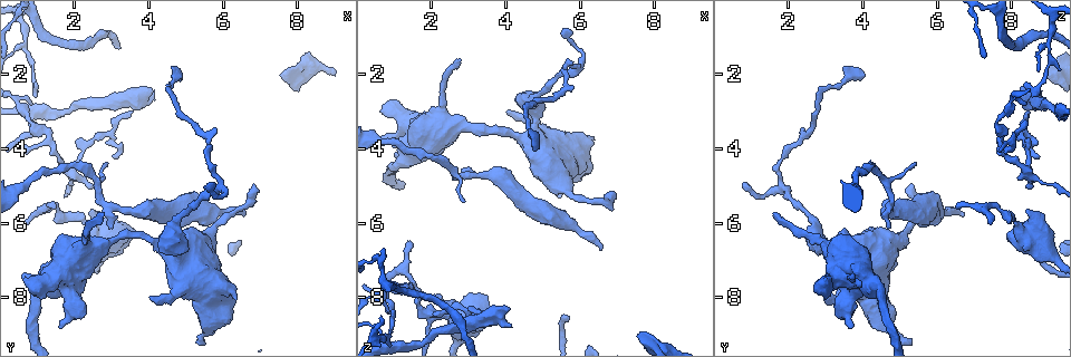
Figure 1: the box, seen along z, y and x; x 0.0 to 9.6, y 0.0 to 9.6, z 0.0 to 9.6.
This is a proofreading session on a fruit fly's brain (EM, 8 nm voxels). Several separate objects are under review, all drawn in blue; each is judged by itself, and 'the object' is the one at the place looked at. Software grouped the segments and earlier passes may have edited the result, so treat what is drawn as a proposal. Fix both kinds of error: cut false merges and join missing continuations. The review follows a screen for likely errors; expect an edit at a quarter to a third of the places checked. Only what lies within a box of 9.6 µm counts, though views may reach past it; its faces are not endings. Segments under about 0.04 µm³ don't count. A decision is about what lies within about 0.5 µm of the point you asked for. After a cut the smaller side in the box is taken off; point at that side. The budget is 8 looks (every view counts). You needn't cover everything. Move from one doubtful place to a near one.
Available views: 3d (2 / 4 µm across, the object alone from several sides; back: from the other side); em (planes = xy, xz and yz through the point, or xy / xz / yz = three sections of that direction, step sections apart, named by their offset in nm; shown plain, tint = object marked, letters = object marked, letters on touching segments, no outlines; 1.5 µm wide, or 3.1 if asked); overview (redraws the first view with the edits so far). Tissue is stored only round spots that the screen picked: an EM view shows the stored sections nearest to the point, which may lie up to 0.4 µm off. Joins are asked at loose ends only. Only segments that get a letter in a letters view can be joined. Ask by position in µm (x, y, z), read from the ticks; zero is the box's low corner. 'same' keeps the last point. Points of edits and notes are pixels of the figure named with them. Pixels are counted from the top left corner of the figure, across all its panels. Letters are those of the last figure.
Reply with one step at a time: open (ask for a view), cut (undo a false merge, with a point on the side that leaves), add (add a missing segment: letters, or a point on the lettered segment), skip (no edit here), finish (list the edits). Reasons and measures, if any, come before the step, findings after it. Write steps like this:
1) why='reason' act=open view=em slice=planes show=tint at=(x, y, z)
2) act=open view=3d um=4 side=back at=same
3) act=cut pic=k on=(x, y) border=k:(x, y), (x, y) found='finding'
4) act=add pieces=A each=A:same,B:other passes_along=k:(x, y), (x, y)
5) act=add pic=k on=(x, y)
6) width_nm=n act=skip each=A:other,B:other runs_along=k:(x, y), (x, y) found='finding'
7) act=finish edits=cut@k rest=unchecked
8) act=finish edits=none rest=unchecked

why='branch stops here' act=open view=em slice=xy step=4 show=tint at=(6.50, 5.85, 6.70)

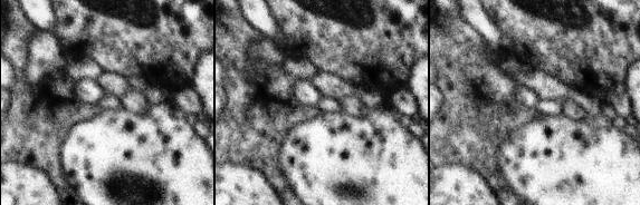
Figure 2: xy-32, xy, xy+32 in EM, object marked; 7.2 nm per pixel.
act=open view=em slice=planes show=letters at=same

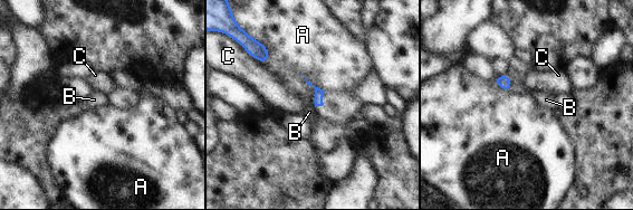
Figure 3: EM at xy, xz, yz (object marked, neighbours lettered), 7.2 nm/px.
act=skip each=A:other,B:other,C:other border=3:(264, 44), (268, 51), (264, 64) found='no lettered segment goes on from it'

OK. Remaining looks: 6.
why='free end' act=open view=3d um=4 at=(3.00, 6.10, 4.70)

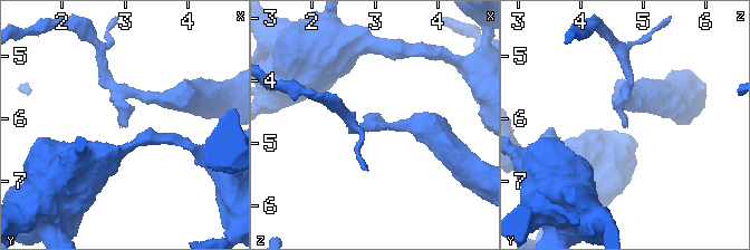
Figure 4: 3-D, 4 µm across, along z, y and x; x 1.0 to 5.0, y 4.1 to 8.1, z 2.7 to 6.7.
why='shape alone is not enough' act=open view=em slice=xz step=4 show=tint at=(2.95, 6.10, 4.70)

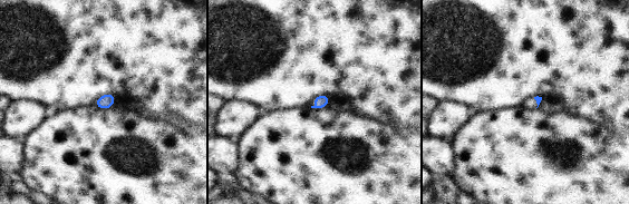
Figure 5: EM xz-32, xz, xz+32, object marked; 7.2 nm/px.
act=open view=em slice=planes show=letters at=same

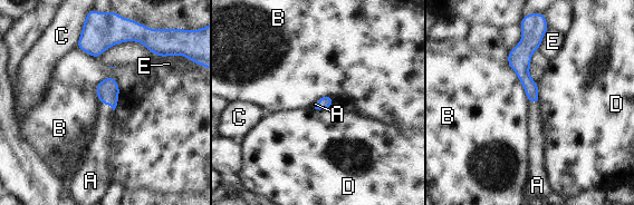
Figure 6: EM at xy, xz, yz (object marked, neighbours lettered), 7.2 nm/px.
act=add pieces=A each=A:same,B:other,C:other,D:other,E:other passes_along=6:(107, 90), (107, 104), (104, 126) found='it goes on there'

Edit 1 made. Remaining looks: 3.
act=finish edits=add@6 rest=unchecked

